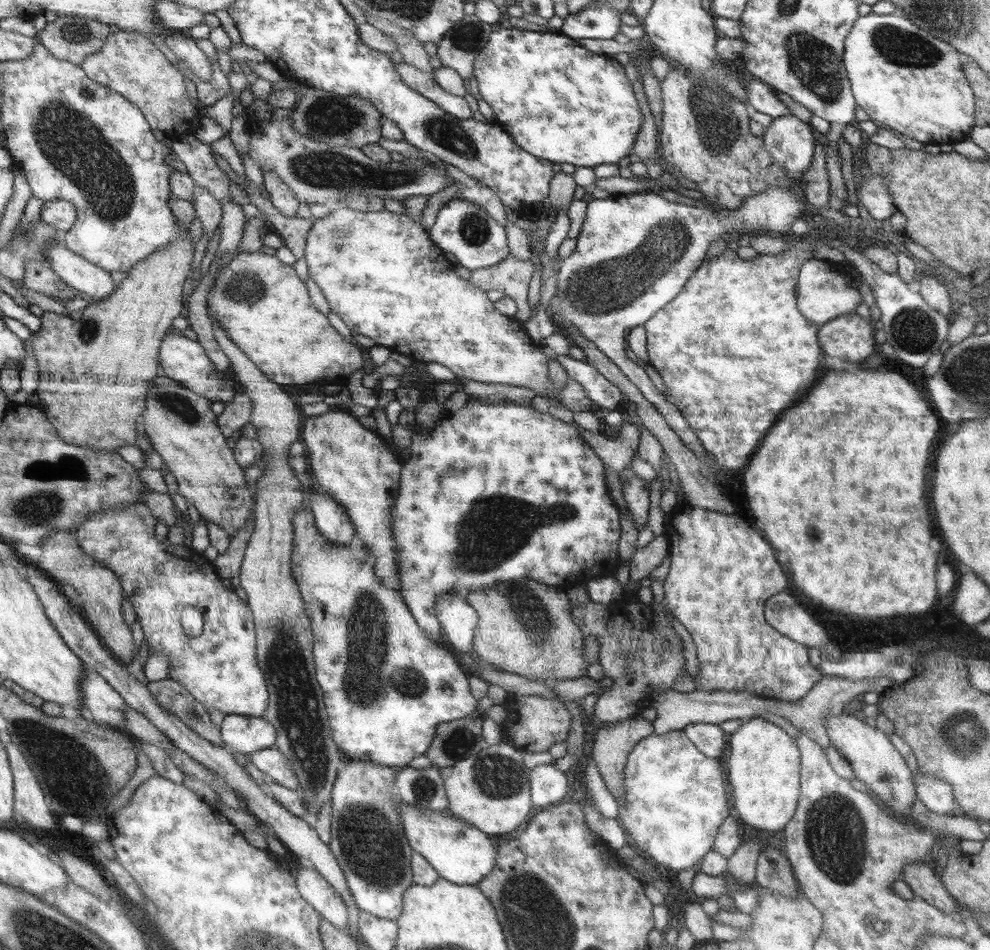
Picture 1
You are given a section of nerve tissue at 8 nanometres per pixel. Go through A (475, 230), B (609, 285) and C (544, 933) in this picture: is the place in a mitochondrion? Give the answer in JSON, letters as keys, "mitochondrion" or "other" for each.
{"A":"mitochondrion","B":"mitochondrion","C":"mitochondrion"}

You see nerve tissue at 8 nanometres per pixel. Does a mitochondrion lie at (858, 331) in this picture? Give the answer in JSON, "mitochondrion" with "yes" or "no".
{"mitochondrion":"no"}

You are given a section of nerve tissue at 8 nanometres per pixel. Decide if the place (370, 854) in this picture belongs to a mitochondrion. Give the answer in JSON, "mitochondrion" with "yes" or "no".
{"mitochondrion":"yes"}

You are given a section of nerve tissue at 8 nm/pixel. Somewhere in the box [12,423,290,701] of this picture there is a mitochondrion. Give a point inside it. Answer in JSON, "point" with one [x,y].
{"point":[43,506]}

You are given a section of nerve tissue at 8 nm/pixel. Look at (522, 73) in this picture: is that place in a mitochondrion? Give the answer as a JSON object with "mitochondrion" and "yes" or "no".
{"mitochondrion":"no"}

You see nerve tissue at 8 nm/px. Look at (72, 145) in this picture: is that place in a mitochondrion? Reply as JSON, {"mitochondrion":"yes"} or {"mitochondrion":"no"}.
{"mitochondrion":"yes"}

